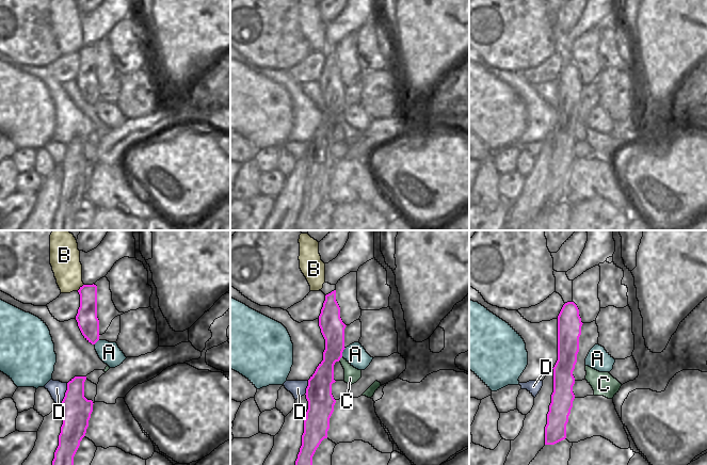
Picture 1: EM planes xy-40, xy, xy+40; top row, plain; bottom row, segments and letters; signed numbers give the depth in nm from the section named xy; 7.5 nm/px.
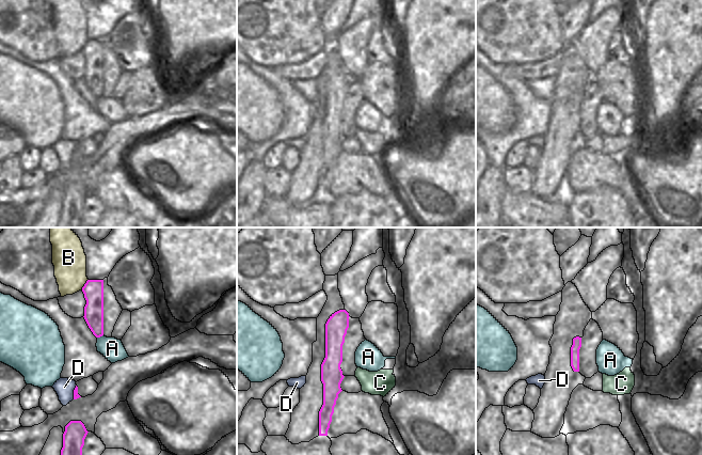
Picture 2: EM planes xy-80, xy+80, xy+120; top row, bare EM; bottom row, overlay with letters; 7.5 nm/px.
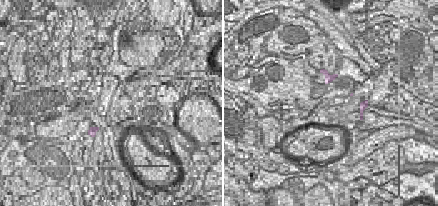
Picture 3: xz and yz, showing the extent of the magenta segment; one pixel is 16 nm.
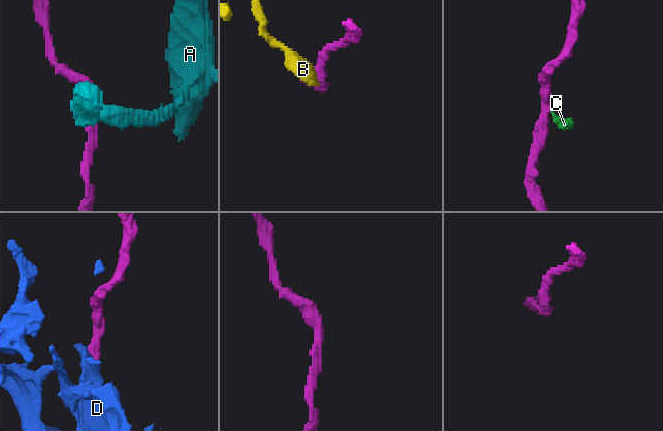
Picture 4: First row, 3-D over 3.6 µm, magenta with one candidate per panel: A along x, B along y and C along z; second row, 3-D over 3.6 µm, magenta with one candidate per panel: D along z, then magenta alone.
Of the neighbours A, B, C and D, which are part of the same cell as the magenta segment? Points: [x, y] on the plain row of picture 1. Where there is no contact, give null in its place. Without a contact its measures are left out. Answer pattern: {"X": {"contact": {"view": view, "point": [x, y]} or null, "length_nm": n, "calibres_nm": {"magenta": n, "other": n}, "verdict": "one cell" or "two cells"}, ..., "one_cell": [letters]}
{"A": {"contact": {"view": "xy", "point": [342, 112]}, "length_nm": 80, "calibres_nm": {"magenta": 180, "other": 160}, "verdict": "two cells"}, "B": {"contact": {"view": "xy-40", "point": [80, 48]}, "length_nm": 80, "calibres_nm": {"magenta": 160, "other": 220}, "verdict": "two cells"}, "C": {"contact": {"view": "xy", "point": [340, 118]}, "length_nm": 50, "calibres_nm": {"magenta": 180, "other": 120}, "verdict": "two cells"}, "D": {"contact": {"view": "xy-40", "point": [65, 155]}, "length_nm": 170, "calibres_nm": {"magenta": 220, "other": 120}, "verdict": "two cells"}, "one_cell": []}

